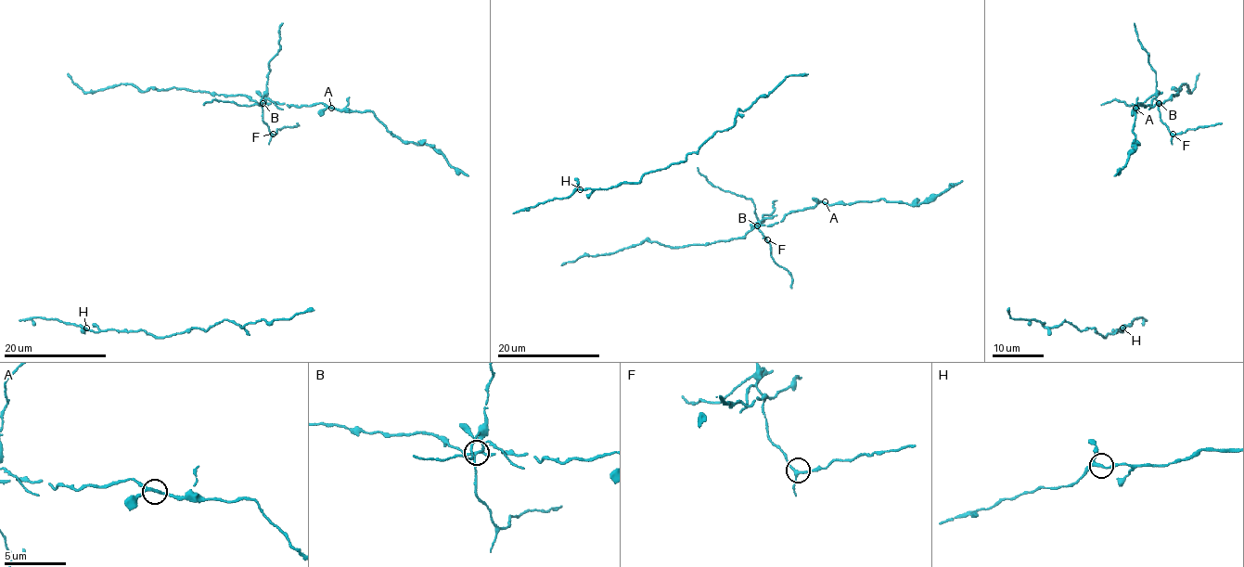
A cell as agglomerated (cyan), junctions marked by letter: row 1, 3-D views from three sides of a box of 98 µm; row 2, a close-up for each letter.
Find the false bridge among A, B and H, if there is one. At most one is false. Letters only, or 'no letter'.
B

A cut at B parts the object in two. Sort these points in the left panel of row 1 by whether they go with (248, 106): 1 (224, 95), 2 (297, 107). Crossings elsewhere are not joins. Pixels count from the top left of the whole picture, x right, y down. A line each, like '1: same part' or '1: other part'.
1: other part
2: other part

